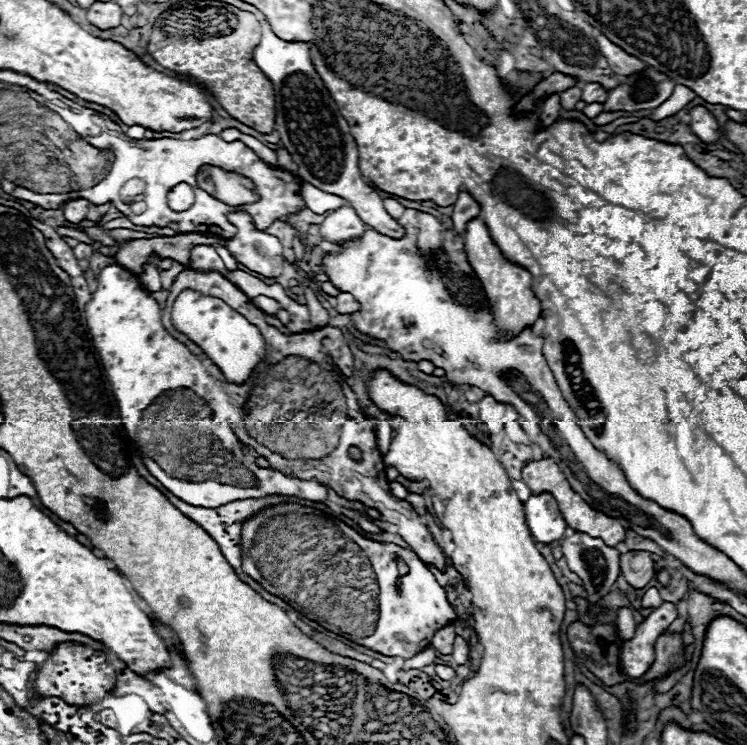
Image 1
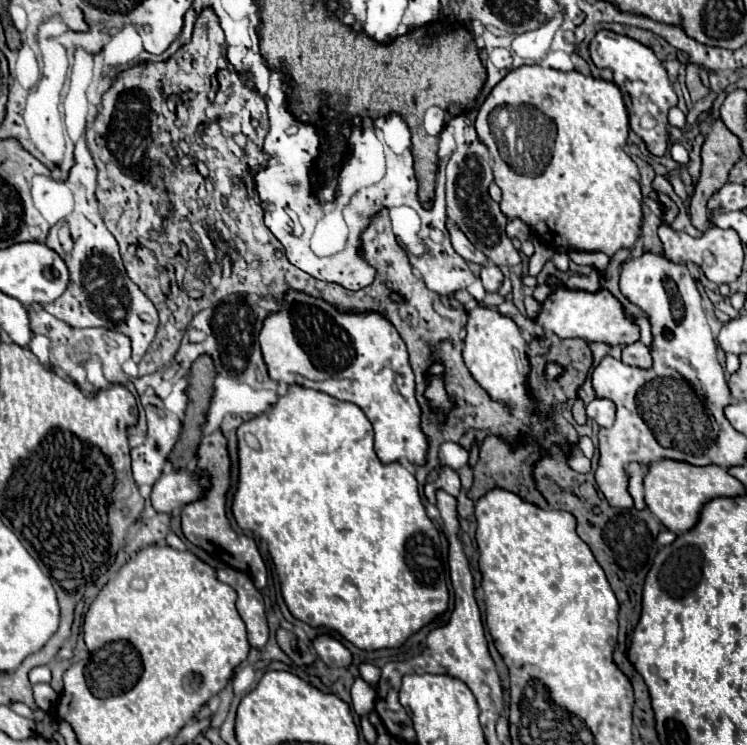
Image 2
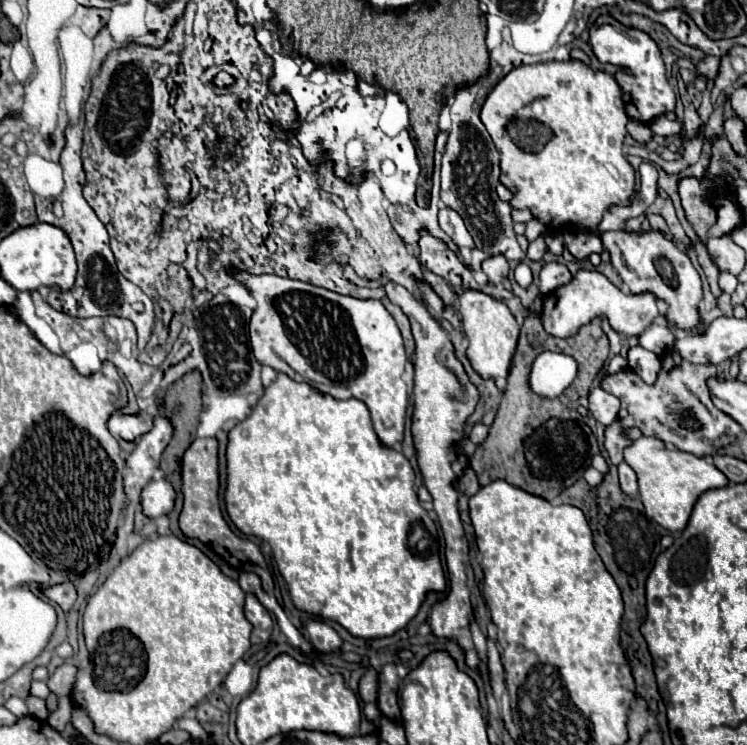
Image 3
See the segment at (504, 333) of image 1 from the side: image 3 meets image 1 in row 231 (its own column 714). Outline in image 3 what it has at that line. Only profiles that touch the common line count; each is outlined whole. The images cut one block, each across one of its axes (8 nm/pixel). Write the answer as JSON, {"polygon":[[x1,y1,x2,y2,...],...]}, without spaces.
{"polygon":[[642,436,634,440,630,448,626,448,624,460,638,476,640,498,646,514,670,532,686,528,692,508,702,492,728,484,728,478,708,458,700,458,690,452,678,452,678,448,670,448,670,444,654,440,654,436]]}

